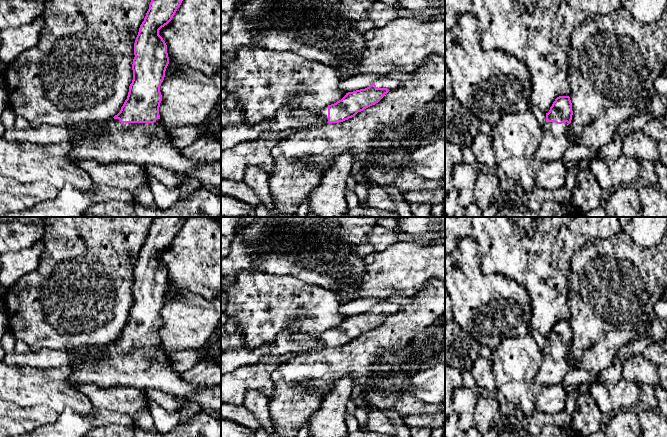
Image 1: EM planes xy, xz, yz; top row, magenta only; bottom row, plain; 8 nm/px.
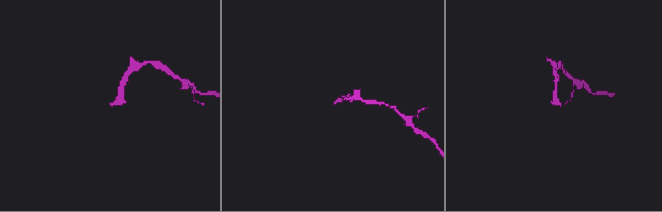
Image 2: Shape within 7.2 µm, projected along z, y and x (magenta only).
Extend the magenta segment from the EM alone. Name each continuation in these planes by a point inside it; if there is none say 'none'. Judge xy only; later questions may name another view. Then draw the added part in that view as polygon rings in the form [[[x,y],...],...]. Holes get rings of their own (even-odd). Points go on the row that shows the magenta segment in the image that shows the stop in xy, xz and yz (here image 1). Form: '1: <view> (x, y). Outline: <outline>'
1: xy (142, 143). Outline: [[[119,119],[105,120],[108,129],[102,134],[86,133],[75,135],[69,141],[75,145],[69,152],[72,160],[95,160],[100,163],[128,162],[139,165],[158,165],[164,169],[183,173],[189,178],[199,179],[203,185],[221,188],[221,160],[203,166],[194,166],[175,147],[168,136],[168,129],[157,119],[154,123],[121,123]]]

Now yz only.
1: yz (555, 141). Outline: [[[546,121],[542,125],[542,131],[542,140],[536,150],[535,159],[544,162],[561,160],[571,145],[569,124]]]

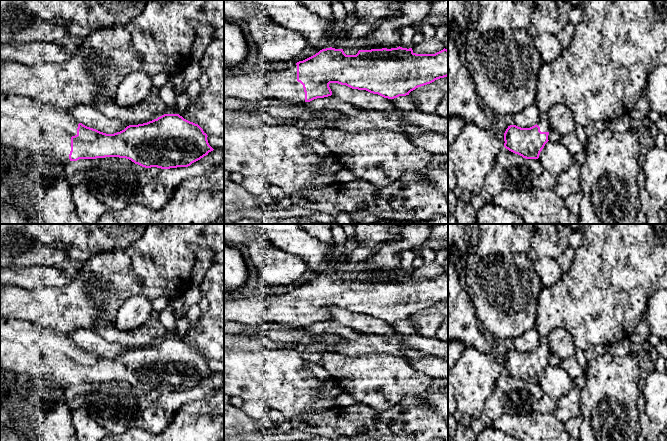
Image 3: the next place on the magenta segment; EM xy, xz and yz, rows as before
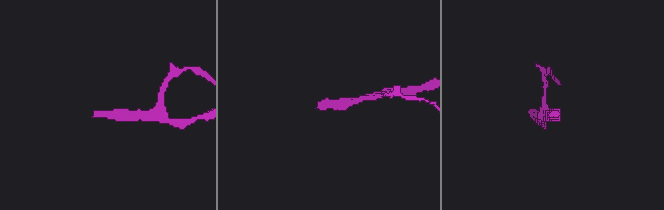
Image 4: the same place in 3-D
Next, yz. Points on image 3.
1: yz (544, 126). Outline: [[[539,120],[537,125],[540,127],[541,132],[549,132],[551,130],[549,123],[546,120]]]

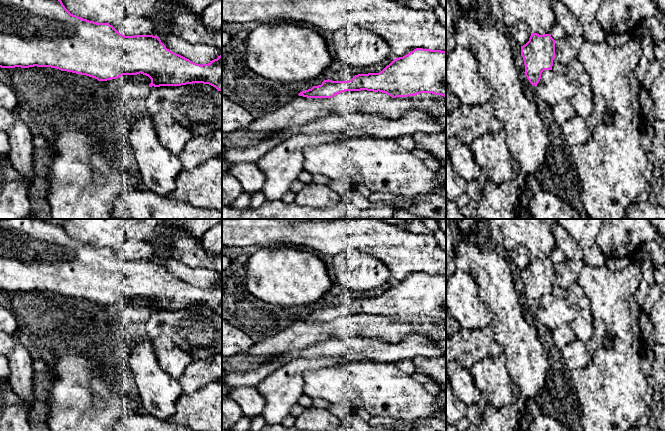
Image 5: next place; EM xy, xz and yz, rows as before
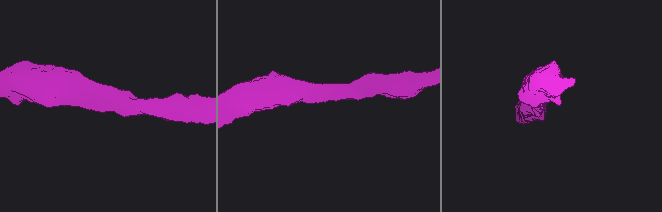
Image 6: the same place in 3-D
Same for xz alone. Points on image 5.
none

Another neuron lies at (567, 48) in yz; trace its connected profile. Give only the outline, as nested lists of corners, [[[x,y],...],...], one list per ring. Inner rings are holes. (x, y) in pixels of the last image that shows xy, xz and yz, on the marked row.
[[[566,35],[555,40],[555,58],[564,66],[577,57],[579,49],[585,41],[583,36]]]

